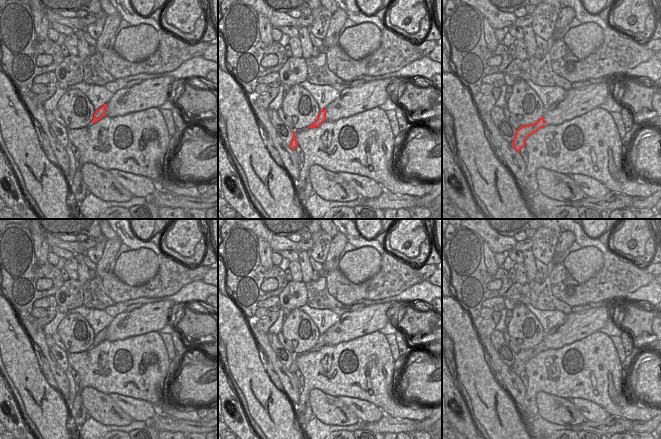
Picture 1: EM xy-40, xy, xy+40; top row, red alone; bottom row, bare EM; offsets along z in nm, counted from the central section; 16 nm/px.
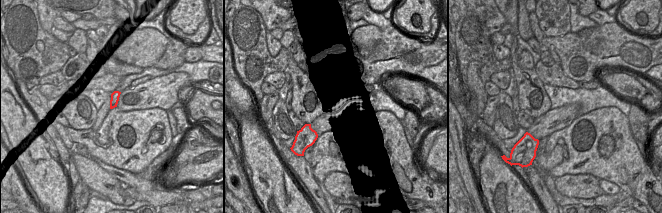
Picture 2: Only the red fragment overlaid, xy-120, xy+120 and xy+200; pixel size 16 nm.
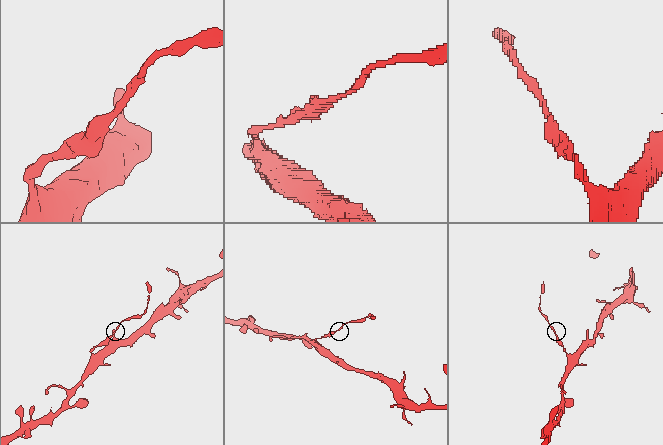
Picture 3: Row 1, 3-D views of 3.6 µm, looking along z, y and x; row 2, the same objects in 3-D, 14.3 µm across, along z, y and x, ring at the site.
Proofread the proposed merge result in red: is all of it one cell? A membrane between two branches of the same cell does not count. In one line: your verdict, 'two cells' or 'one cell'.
two cells

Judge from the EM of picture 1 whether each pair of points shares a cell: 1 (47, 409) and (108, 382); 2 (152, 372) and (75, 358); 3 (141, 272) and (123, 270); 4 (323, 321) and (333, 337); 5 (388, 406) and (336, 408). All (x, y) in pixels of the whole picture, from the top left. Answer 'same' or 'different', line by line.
1: different
2: same
3: same
4: different
5: different

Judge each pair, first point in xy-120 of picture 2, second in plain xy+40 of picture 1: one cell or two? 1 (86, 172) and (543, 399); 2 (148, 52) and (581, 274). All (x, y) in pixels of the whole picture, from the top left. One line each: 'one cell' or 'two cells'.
1: one cell
2: one cell

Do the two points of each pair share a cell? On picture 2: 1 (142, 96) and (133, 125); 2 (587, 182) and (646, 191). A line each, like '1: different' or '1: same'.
1: different
2: different

